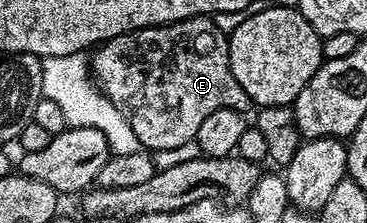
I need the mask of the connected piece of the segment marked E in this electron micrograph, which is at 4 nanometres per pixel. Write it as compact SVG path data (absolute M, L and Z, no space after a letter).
M211 16L186 18L180 22L167 22L163 26L146 26L113 36L90 55L89 61L91 73L102 93L106 94L113 108L129 120L129 128L133 128L140 147L148 152L181 148L181 144L194 142L197 128L201 128L202 122L211 113L217 112L217 108L247 112L253 106L245 88L241 88L241 84L237 84L237 76L233 76L233 68L229 64L228 35L217 28Z

